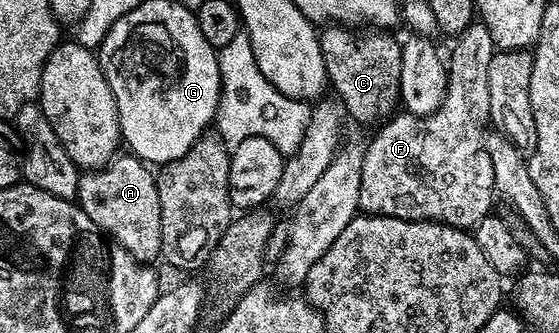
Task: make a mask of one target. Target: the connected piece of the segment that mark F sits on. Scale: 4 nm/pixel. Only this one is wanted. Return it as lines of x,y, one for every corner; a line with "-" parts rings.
472,21
466,28
463,29
461,35
457,36
453,40
454,48
450,51
450,59
448,55
448,70
446,73
446,96
444,97
444,101
440,105
440,109
436,109
436,113
432,113
431,115
412,115
409,113
401,113
402,115
395,114
393,117
387,118
385,122
381,124
382,127
378,132
375,133
371,139
368,139
366,143
366,153
364,155
364,165
360,171
360,201
358,202
359,208
367,215
383,215
384,217
396,217
397,219
427,219
428,221
432,221
433,223
447,223
449,227
460,227
463,229
472,229
476,224
482,220
482,218
488,214
491,214
492,208
490,207
494,203
494,199
496,200
496,192
494,188
494,179
493,179
493,169
492,169
492,161
488,157
488,153
486,152
486,135
484,132
487,130
485,127
488,127
490,123
490,102
488,101
488,65
492,65
492,57
495,53
495,45
494,38
492,37
492,33
488,33
488,29
481,23
481,21

